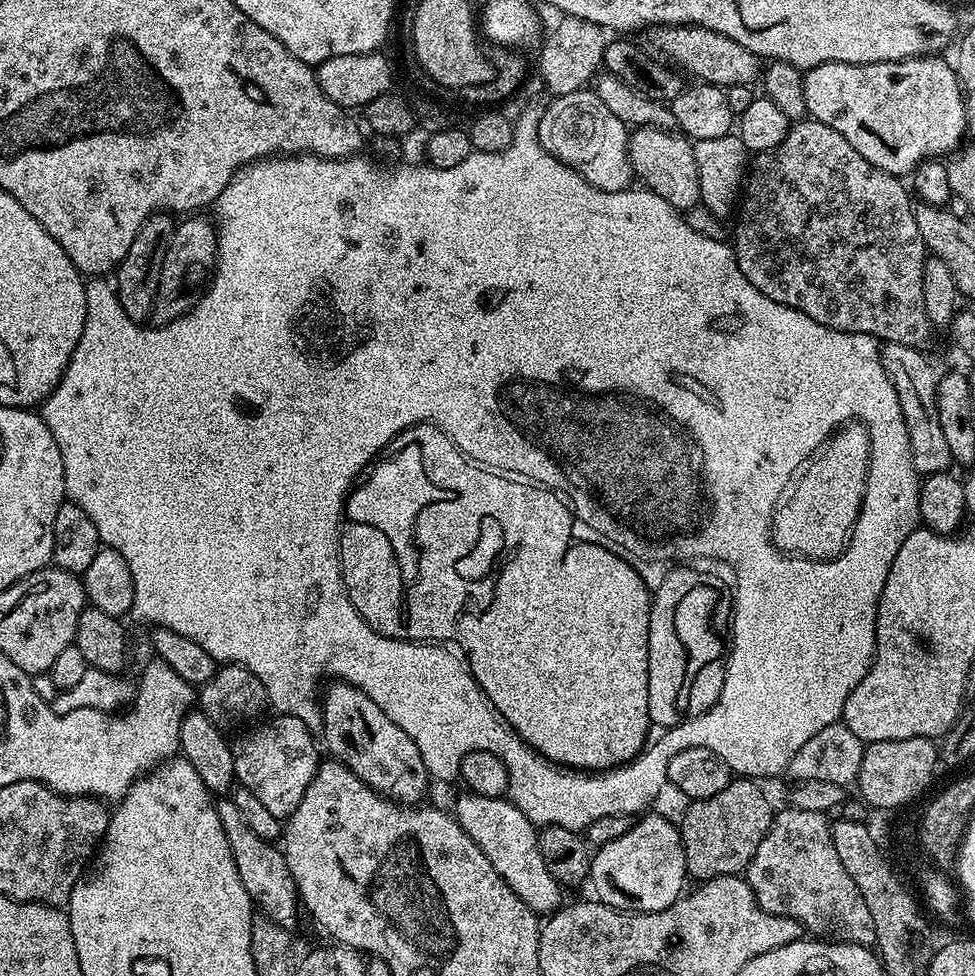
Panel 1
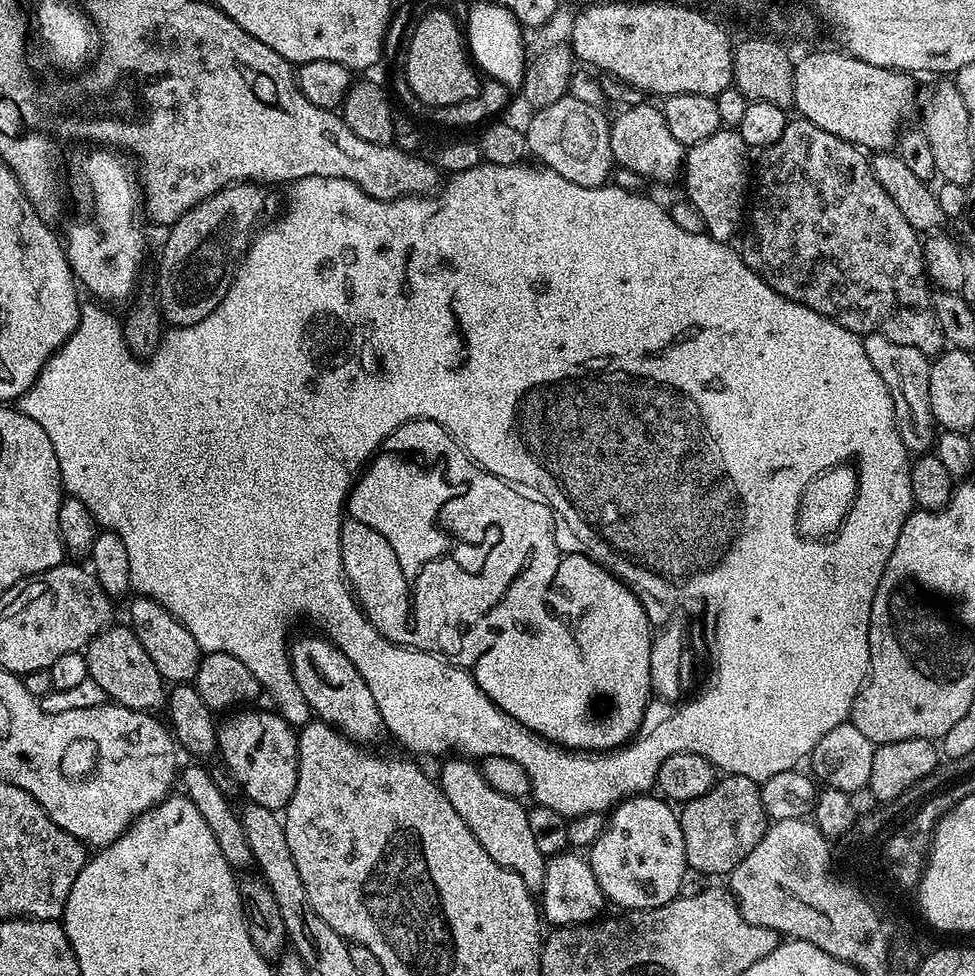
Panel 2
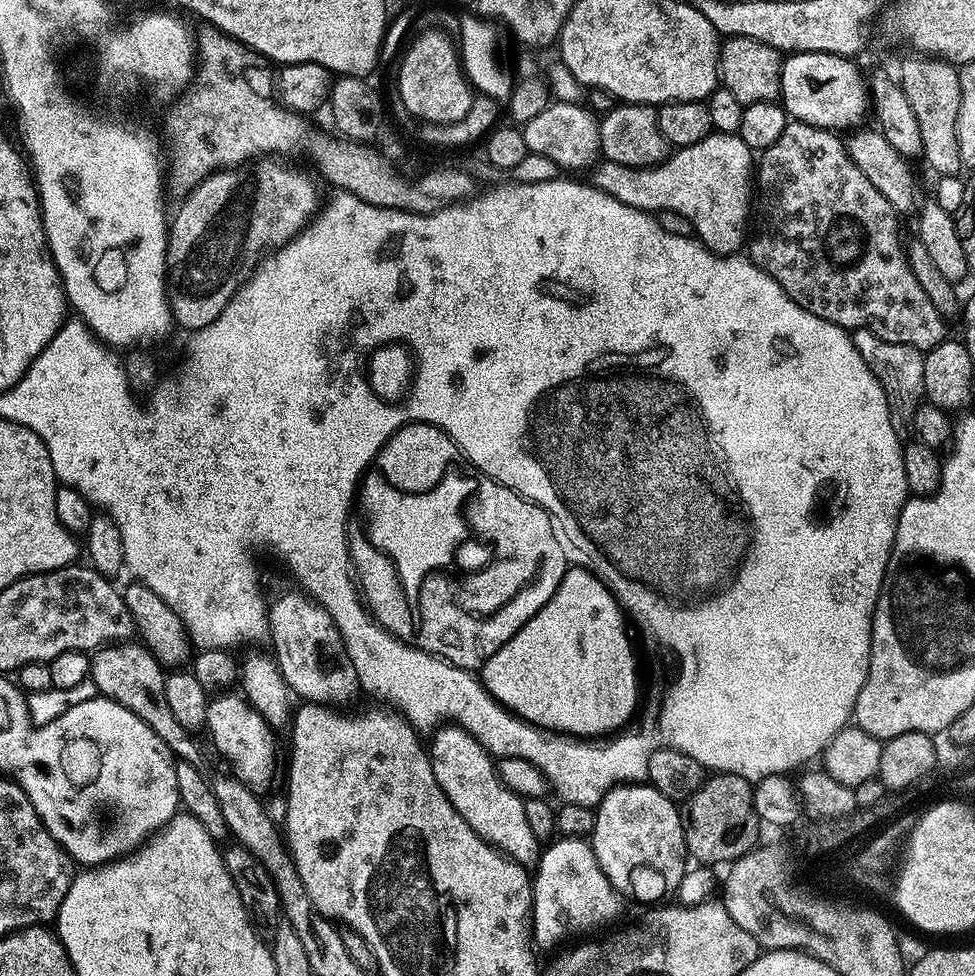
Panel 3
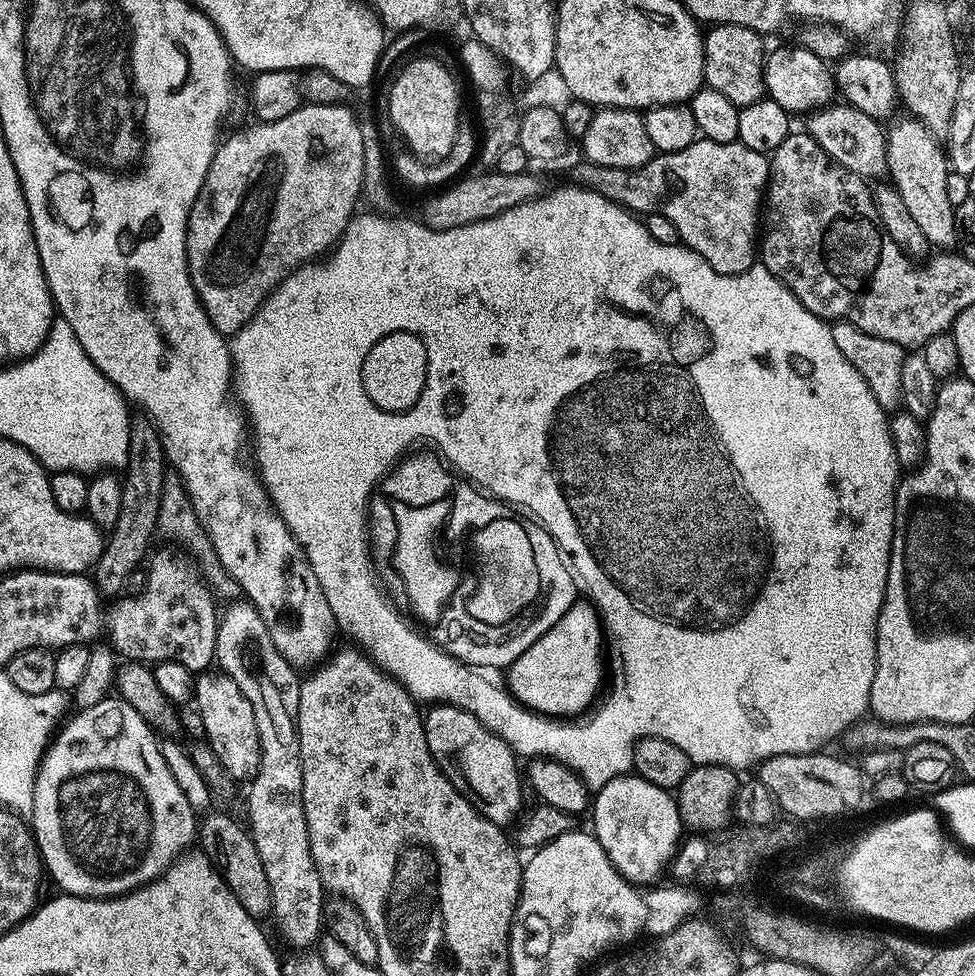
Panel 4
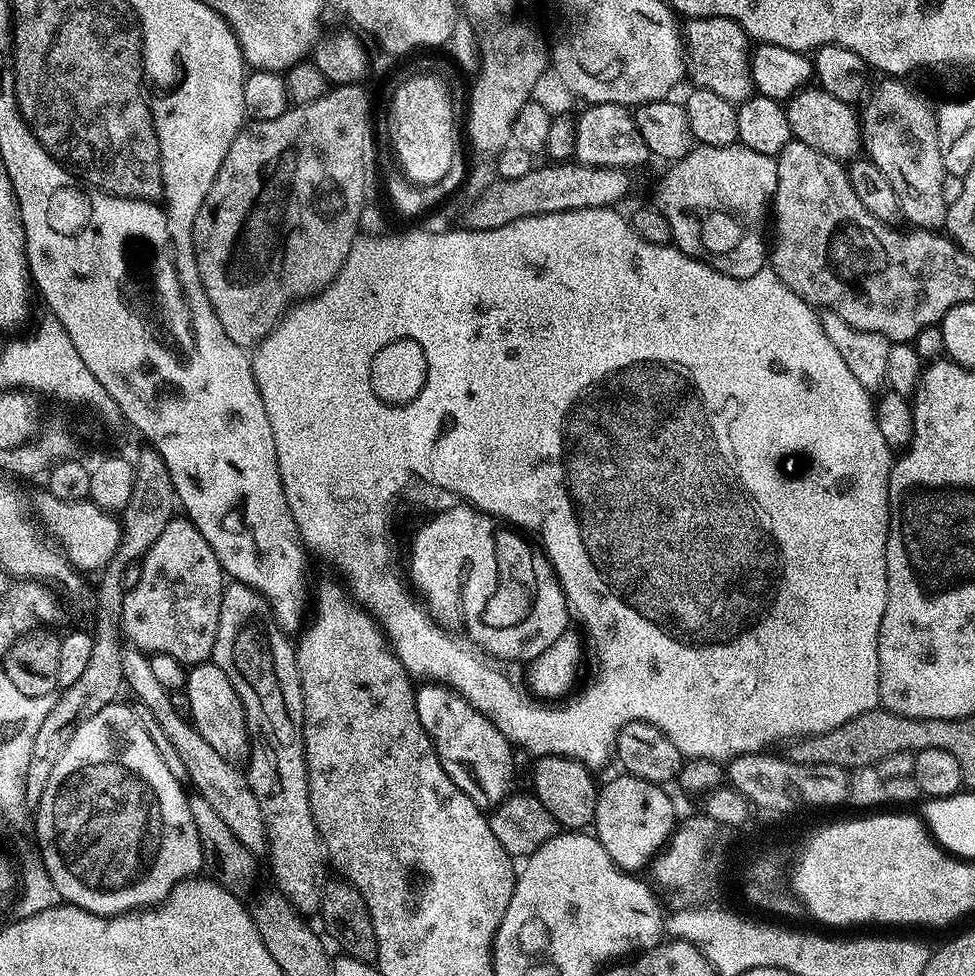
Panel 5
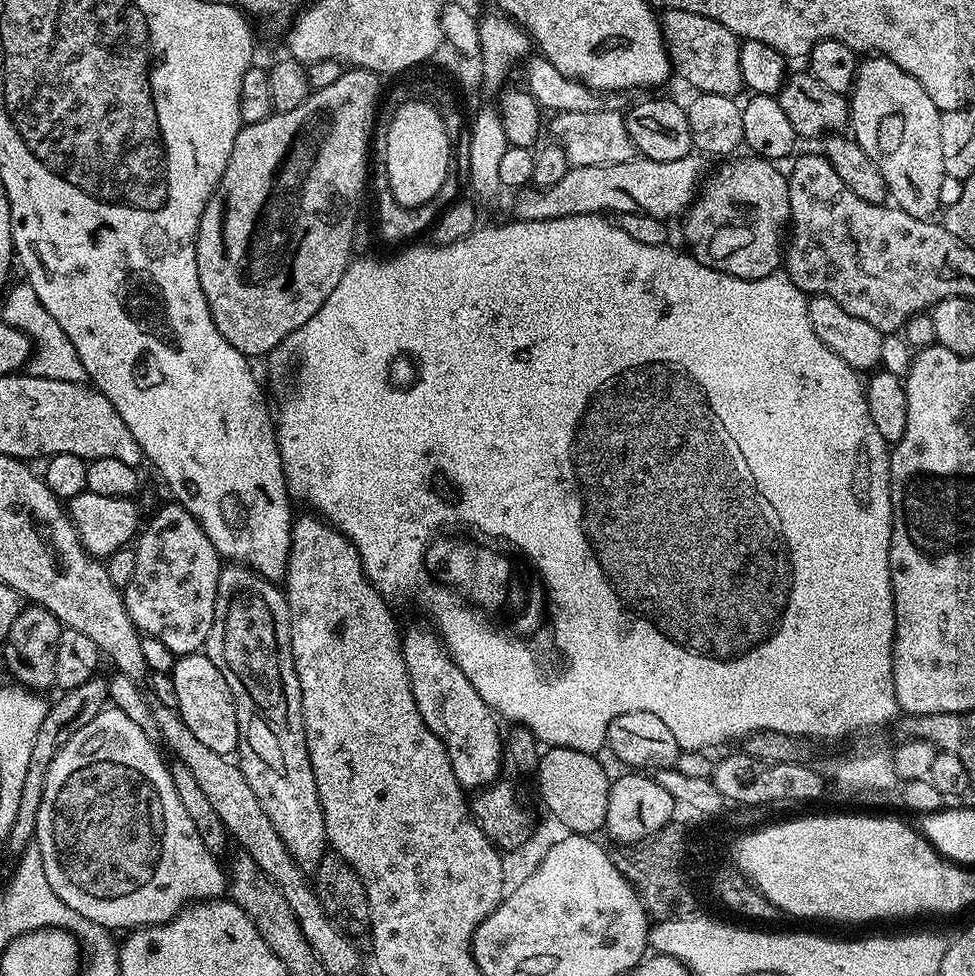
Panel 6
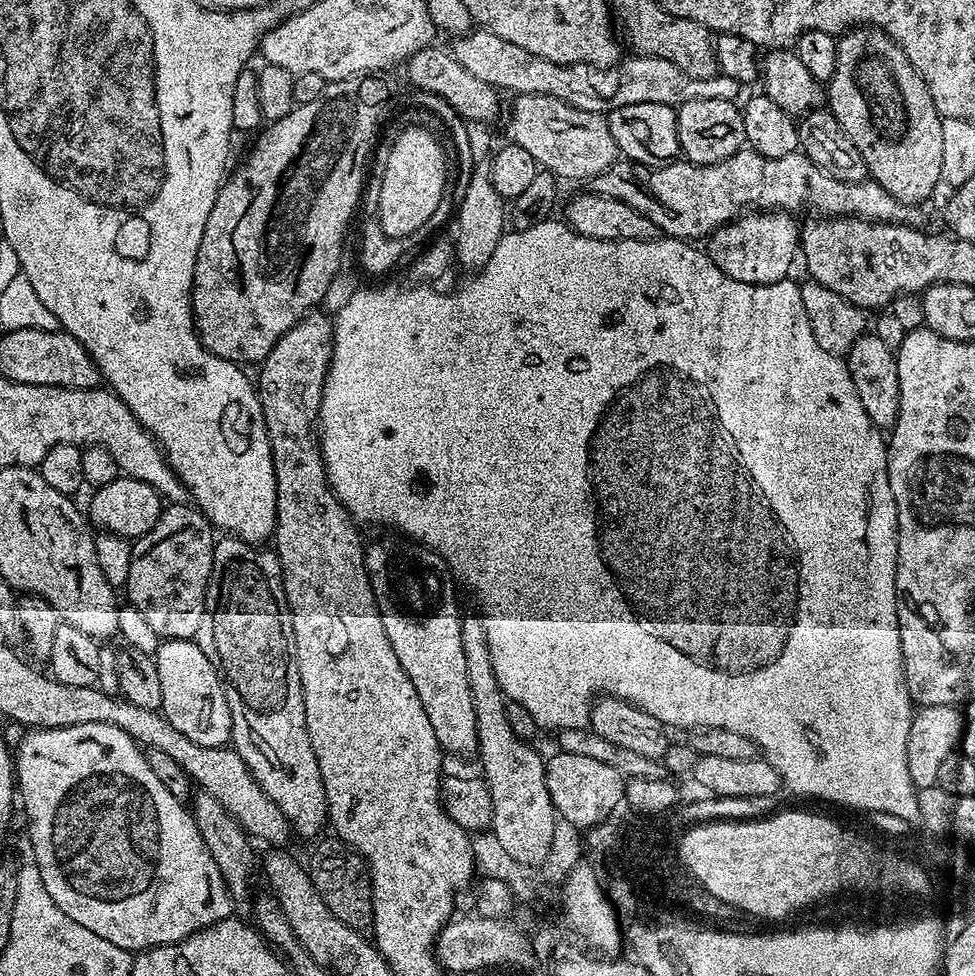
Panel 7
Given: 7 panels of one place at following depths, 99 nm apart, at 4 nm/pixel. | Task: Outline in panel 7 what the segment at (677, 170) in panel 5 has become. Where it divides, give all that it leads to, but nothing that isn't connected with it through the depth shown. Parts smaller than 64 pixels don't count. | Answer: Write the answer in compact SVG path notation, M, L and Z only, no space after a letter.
M752 210L717 228L706 240L706 251L730 278L747 284L773 284L789 279L792 263L800 252L801 225L797 217L783 210Z

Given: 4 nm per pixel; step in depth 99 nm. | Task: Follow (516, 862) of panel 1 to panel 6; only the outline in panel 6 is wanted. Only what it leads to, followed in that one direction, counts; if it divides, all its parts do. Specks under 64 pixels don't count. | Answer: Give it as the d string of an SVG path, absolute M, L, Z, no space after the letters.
M431 627L428 628L412 628L402 636L404 661L418 714L422 714L422 722L426 722L442 742L460 787L465 790L487 788L501 775L500 759L502 762L506 756L502 728L496 725L498 717L489 704L482 702L482 694L470 686L470 678L466 678L452 661L444 641Z

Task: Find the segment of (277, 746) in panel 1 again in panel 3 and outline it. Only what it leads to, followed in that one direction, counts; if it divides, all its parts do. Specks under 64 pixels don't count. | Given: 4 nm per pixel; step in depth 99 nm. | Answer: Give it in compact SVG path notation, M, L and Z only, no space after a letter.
M216 694L209 699L206 710L206 732L212 735L212 744L224 755L224 760L229 764L231 775L241 780L247 788L253 792L263 793L263 788L272 784L272 778L276 774L276 736L273 725L264 721L262 714L258 714L248 703L243 695L228 696L232 694Z

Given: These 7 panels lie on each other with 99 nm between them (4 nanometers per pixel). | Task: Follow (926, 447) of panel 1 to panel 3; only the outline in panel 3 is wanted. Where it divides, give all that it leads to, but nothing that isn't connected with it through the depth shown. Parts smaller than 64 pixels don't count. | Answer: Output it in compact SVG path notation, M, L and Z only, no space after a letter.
M868 328L855 329L851 333L851 338L858 354L862 354L866 366L870 366L874 378L886 394L886 402L890 410L890 422L894 426L894 430L902 438L907 437L912 419L924 393L924 383L922 382L924 352L914 346L906 346L898 342L886 342L882 338L878 338L878 334L874 334Z

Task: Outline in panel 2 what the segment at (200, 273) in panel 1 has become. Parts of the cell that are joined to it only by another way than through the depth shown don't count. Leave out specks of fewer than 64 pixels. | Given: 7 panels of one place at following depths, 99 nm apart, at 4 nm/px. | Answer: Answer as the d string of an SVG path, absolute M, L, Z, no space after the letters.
M250 182L223 188L210 198L198 202L198 206L182 214L182 218L178 218L167 229L168 241L160 256L156 298L162 319L167 325L177 328L196 325L220 305L266 208L263 190L266 191Z

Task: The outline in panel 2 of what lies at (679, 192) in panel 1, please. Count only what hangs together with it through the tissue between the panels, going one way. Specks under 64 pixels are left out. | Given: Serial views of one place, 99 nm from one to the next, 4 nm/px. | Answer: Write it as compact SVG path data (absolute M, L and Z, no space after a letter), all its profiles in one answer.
M636 104L617 120L613 119L611 125L610 152L619 167L638 174L645 181L657 180L660 184L668 184L681 175L686 149L670 134L663 111L657 105L655 108L652 104Z

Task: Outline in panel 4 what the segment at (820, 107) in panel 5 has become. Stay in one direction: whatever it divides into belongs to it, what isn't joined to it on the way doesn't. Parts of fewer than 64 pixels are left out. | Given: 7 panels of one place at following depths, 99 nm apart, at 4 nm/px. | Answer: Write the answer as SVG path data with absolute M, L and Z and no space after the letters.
M836 102L825 106L807 117L808 135L822 146L822 150L833 160L837 160L846 170L865 178L883 177L888 171L888 138L881 121L862 114L862 110L853 108L847 102Z

